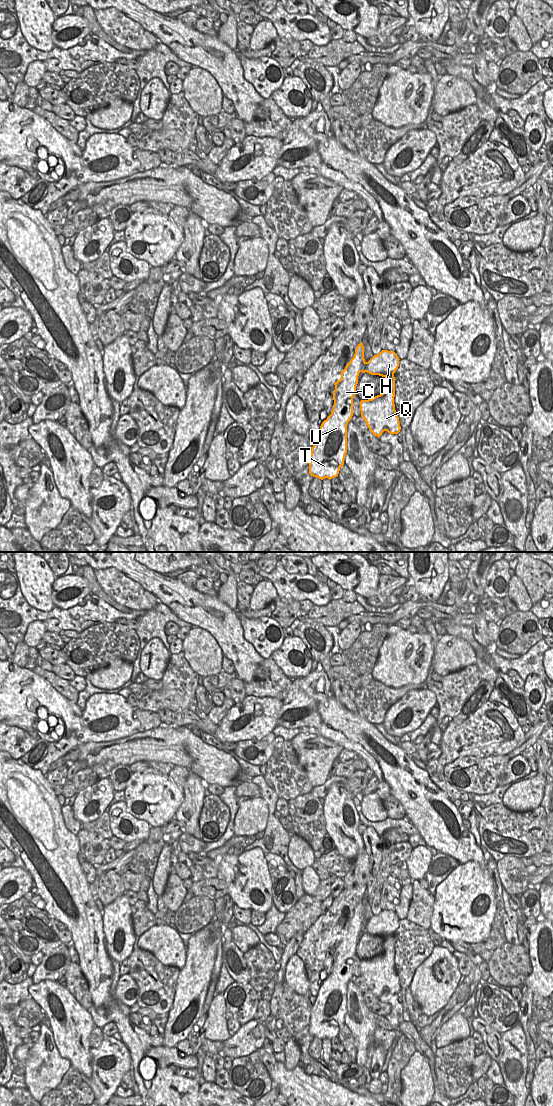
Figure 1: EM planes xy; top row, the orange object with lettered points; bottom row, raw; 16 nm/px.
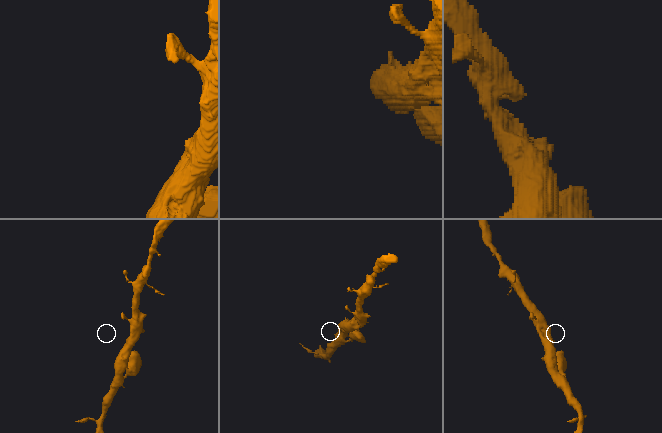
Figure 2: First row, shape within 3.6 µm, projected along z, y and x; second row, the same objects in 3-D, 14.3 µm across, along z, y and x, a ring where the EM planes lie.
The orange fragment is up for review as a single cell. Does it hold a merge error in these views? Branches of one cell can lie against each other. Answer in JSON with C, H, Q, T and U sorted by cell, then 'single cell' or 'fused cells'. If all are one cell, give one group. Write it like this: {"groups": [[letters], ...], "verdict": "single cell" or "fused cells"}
{"groups": [["C", "H", "Q", "T", "U"]], "verdict": "single cell"}

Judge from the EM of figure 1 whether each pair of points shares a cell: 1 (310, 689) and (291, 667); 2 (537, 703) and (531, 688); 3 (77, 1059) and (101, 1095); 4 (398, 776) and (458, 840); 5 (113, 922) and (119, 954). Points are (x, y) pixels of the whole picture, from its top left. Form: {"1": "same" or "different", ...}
{"1": "different", "2": "same", "3": "different", "4": "same", "5": "same"}

